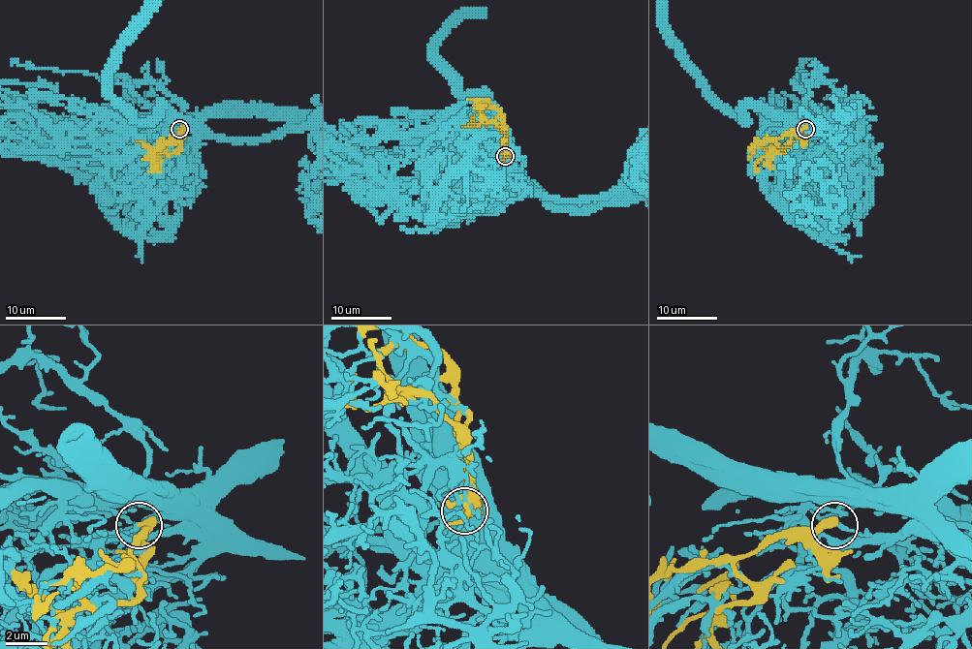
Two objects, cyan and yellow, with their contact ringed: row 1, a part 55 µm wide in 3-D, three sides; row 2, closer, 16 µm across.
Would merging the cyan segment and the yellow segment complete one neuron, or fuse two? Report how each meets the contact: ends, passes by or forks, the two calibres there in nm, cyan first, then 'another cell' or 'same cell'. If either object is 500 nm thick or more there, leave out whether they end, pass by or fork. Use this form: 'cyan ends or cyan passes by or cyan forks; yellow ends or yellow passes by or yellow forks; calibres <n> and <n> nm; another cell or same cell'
cyan ends; yellow ends; calibres 170 and 480 nm; another cell

